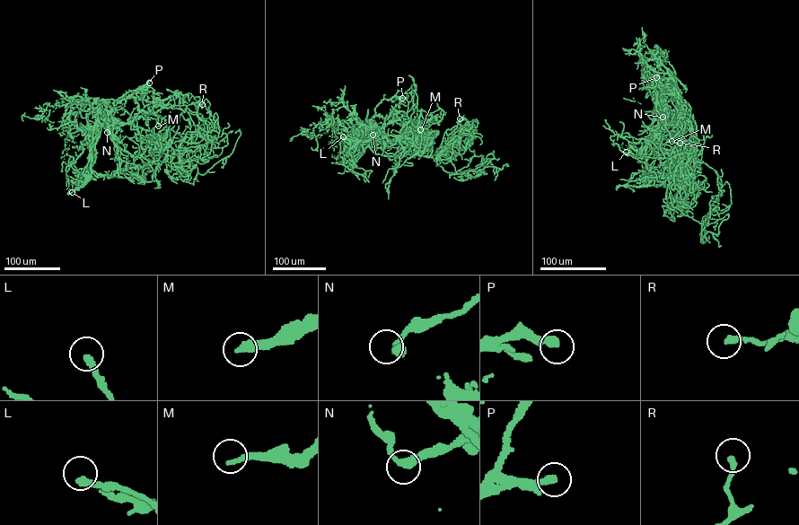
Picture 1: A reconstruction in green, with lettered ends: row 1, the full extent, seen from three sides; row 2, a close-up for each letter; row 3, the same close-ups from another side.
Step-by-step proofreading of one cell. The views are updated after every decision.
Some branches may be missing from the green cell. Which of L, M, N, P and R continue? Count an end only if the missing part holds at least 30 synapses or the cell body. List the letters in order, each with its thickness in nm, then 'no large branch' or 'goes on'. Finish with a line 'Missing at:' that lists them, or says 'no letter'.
L: 300 nm | no large branch
M: 280 nm | goes on
N: 280 nm | no large branch
P: 200 nm | goes on
R: 240 nm | no large branch
Missing at: M, P

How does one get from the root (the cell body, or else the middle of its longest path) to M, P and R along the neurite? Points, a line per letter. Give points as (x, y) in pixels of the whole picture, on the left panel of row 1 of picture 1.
M: (136, 126), (152, 132), (153, 127), (158, 126)
P: (136, 126), (103, 121), (101, 100), (117, 100), (149, 83)
R: (136, 126), (154, 133), (170, 130), (182, 110), (185, 109), (195, 114), (198, 105), (202, 104)

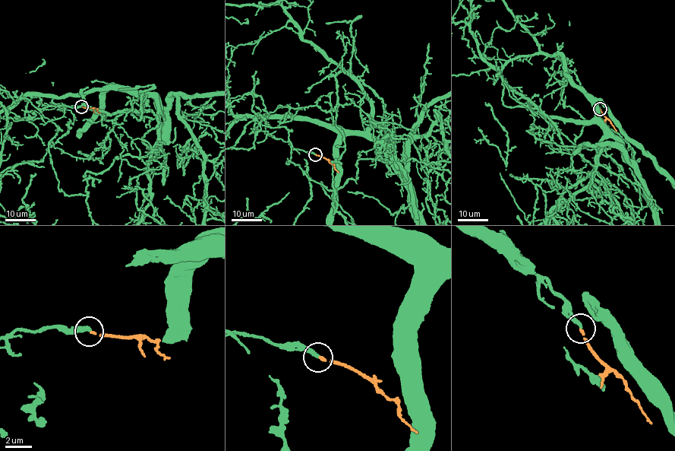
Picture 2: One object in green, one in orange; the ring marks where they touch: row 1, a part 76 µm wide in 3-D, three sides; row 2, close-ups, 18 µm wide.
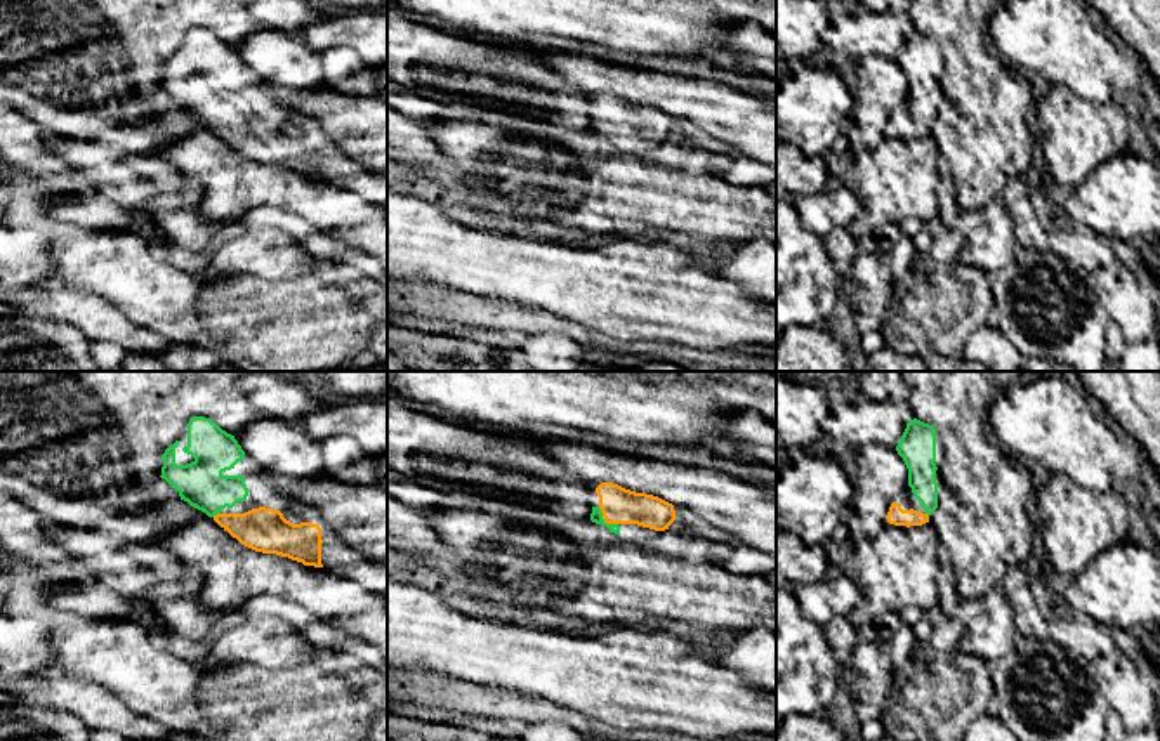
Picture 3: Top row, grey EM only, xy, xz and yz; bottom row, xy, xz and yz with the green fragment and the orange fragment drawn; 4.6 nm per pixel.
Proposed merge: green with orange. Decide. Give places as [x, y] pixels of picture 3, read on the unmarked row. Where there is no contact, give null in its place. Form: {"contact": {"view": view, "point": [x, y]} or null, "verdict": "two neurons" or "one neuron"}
{"contact": {"view": "xz", "point": [610, 136]}, "verdict": "one neuron"}

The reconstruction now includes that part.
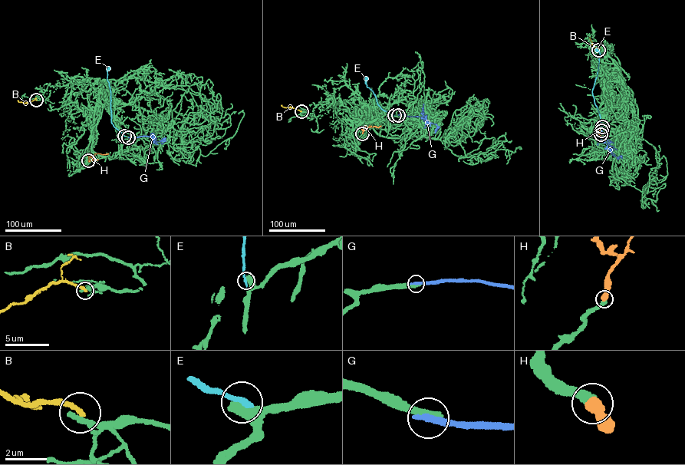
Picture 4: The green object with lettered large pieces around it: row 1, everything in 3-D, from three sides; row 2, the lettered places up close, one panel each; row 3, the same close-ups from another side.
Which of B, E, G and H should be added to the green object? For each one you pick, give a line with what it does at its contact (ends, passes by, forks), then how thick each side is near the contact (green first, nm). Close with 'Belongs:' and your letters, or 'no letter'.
H: it ends there; 380 nm thick on the green side, 500 nm on the other
Belongs: H

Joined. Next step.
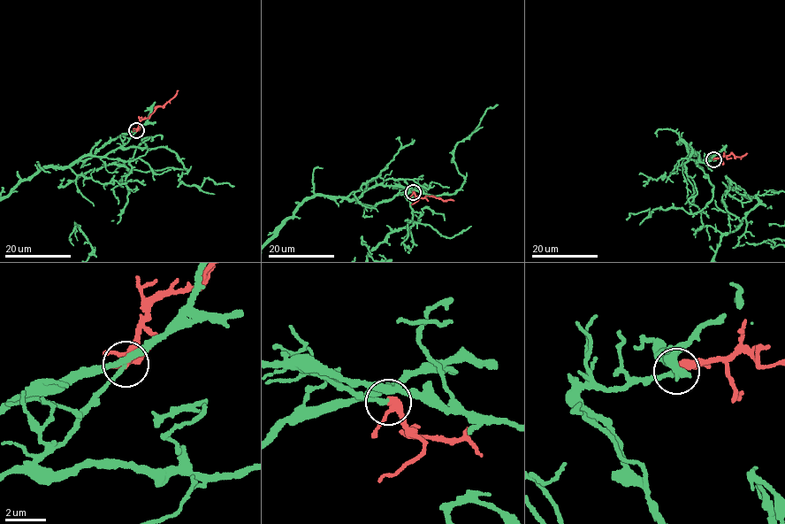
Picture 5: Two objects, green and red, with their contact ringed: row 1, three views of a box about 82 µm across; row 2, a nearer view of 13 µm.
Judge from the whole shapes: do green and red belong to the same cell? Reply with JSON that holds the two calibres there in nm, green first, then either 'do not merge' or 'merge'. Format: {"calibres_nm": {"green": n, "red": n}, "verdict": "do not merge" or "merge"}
{"calibres_nm": {"green": 130, "red": 280}, "verdict": "merge"}

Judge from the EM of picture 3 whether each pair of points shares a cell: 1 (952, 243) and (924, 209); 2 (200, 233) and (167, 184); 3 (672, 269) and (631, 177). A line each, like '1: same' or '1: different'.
1: different
2: same
3: different

